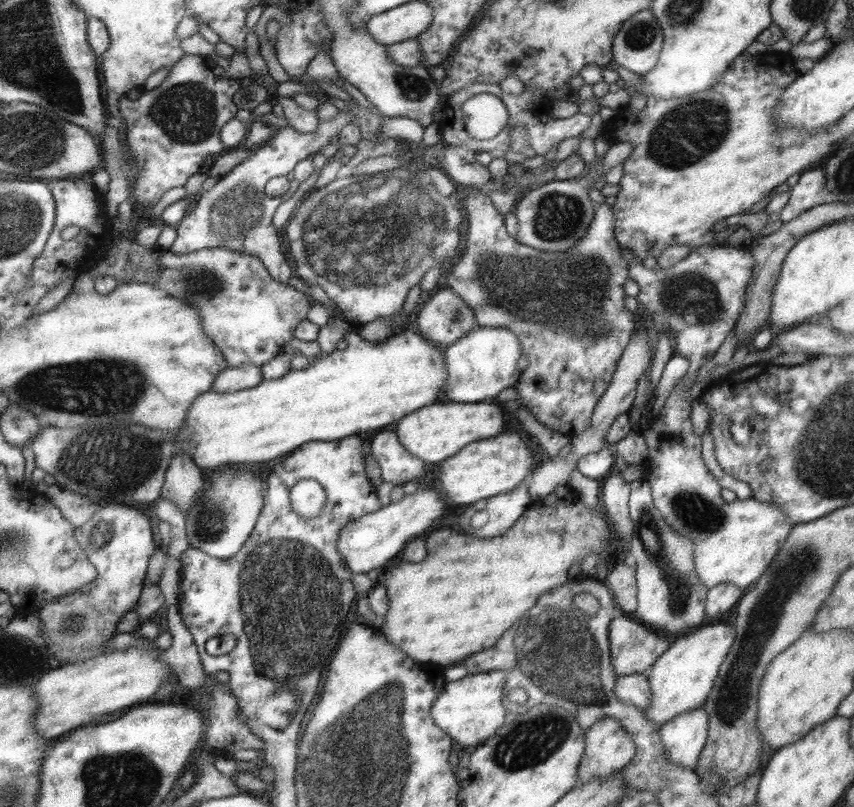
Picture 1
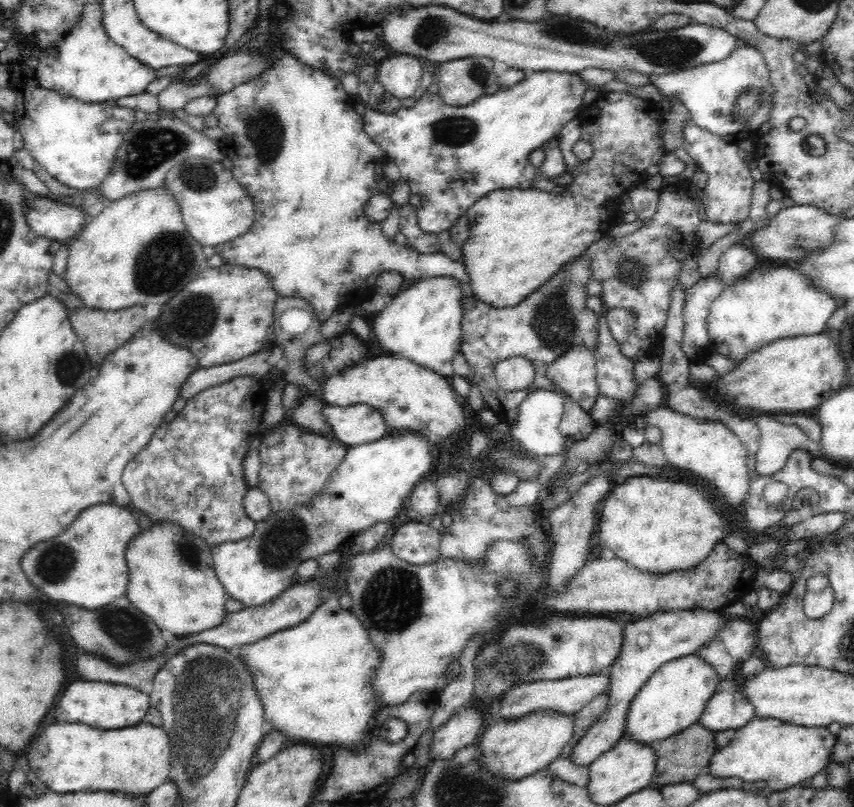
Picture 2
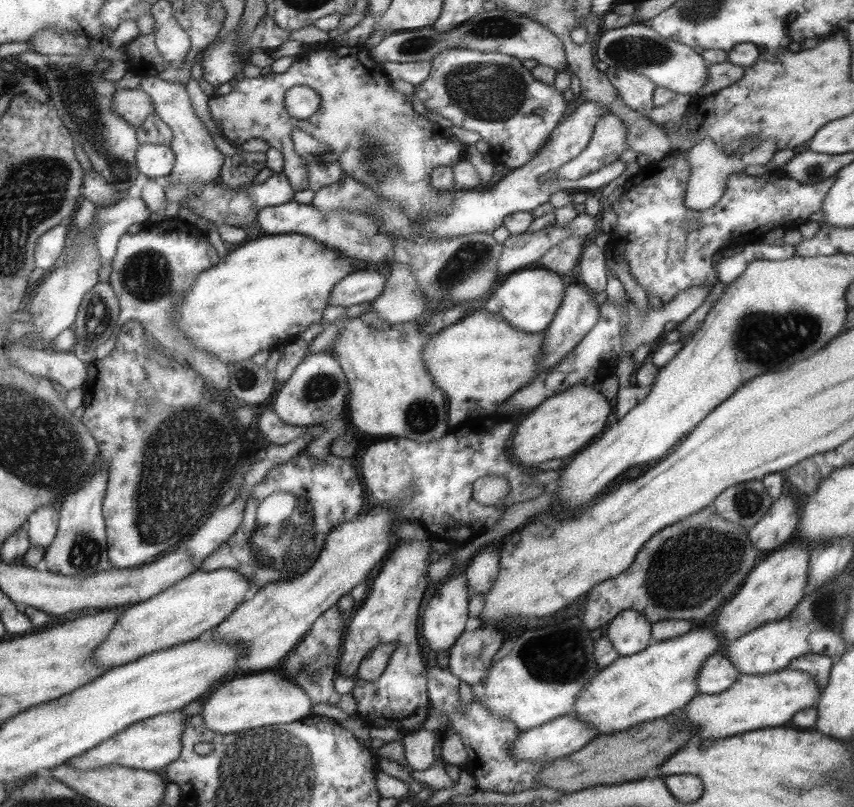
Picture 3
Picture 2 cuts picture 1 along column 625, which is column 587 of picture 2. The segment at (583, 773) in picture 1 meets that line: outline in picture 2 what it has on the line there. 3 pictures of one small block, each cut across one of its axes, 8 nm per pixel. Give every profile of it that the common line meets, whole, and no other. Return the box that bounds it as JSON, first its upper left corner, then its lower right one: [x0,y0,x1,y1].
[572,607,738,766]

